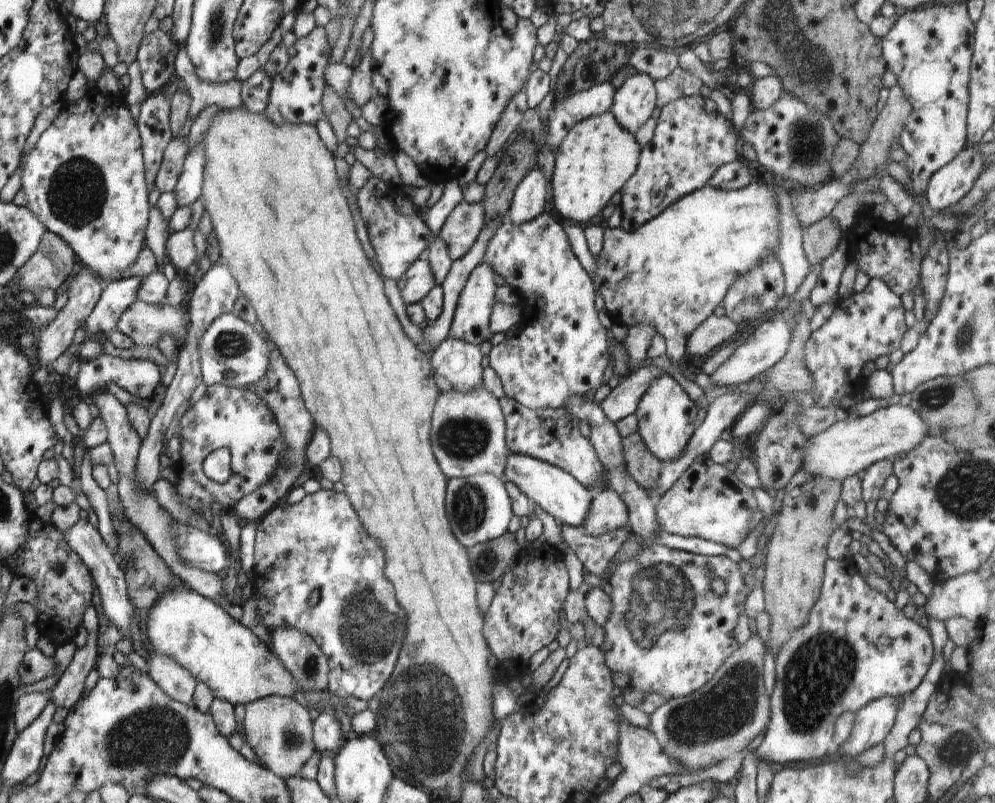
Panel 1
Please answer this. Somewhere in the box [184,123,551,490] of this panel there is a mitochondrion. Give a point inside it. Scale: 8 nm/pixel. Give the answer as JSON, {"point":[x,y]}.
{"point":[465,436]}

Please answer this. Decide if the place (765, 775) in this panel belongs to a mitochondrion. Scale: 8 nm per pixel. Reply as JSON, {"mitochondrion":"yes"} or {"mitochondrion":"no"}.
{"mitochondrion":"no"}

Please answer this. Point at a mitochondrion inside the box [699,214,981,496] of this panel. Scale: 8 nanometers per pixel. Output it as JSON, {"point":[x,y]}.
{"point":[936,397]}

